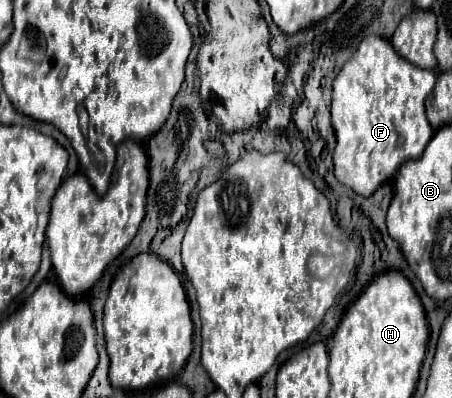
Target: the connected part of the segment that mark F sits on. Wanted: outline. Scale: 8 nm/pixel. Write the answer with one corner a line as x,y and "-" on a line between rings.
364,38
360,50
344,64
332,86
332,126
336,132
334,148
334,174
336,178
352,188
360,196
370,196
382,182
390,180
402,162
420,158
424,146
430,142
434,130
424,114
424,98
436,84
436,70
424,70
412,66
400,58
384,38

